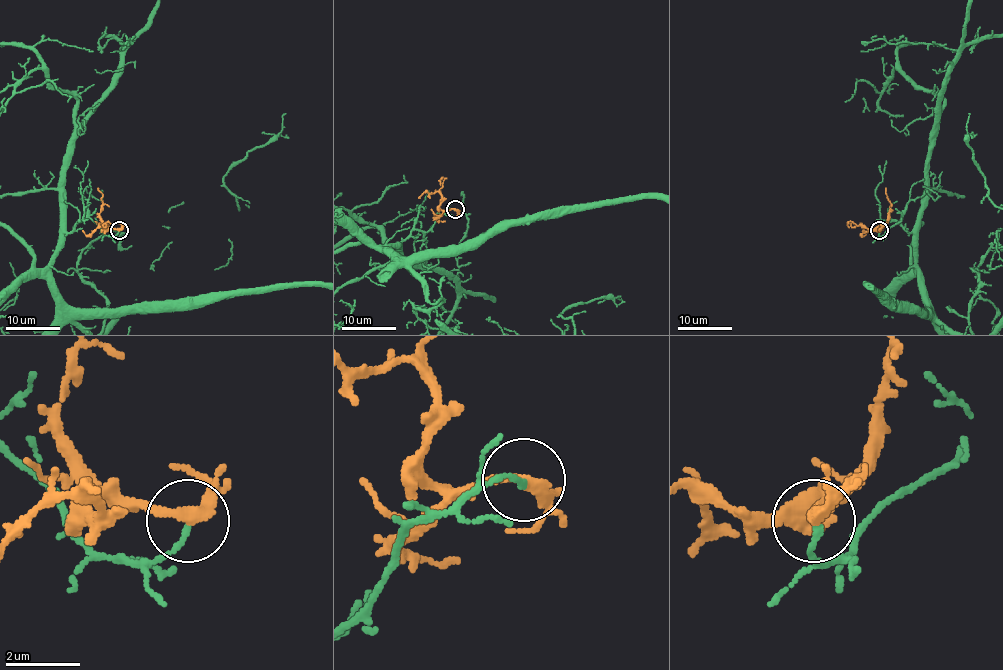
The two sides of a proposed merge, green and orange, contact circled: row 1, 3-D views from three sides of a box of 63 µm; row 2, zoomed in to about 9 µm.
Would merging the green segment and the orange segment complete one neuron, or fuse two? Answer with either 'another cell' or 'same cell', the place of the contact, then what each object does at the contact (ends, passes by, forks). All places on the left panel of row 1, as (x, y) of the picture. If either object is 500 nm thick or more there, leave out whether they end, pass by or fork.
another cell; place (119, 230); green ends; orange passes by

